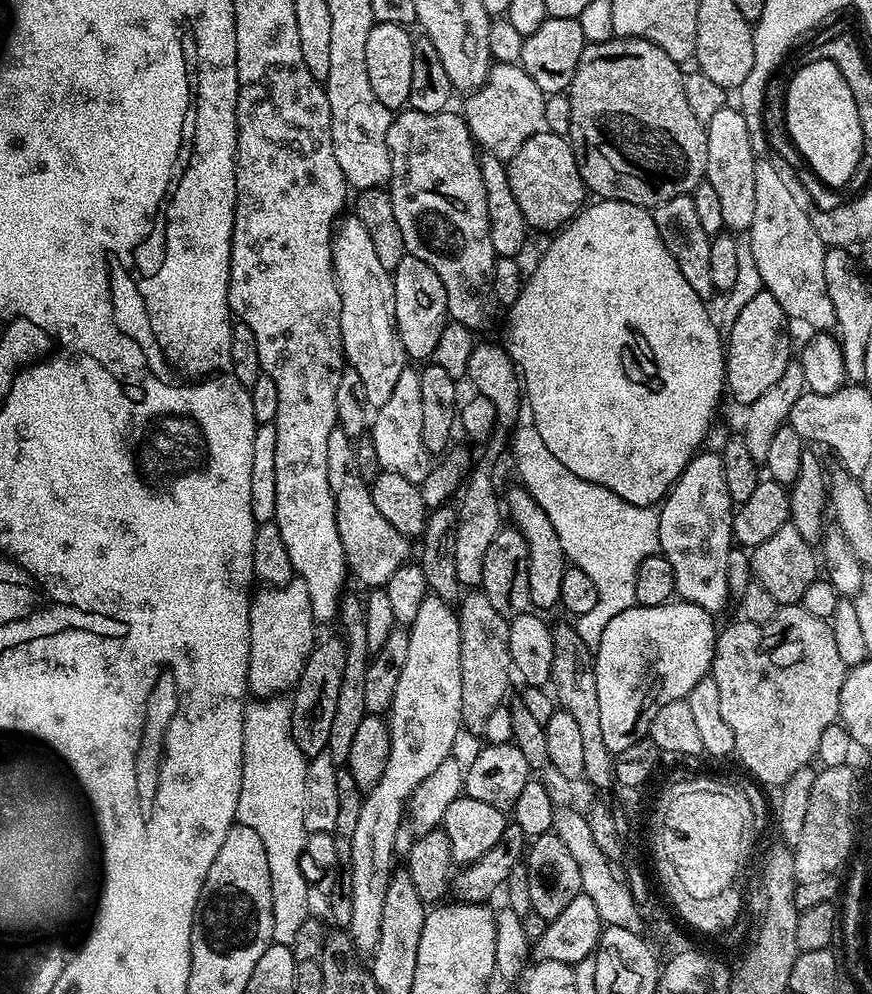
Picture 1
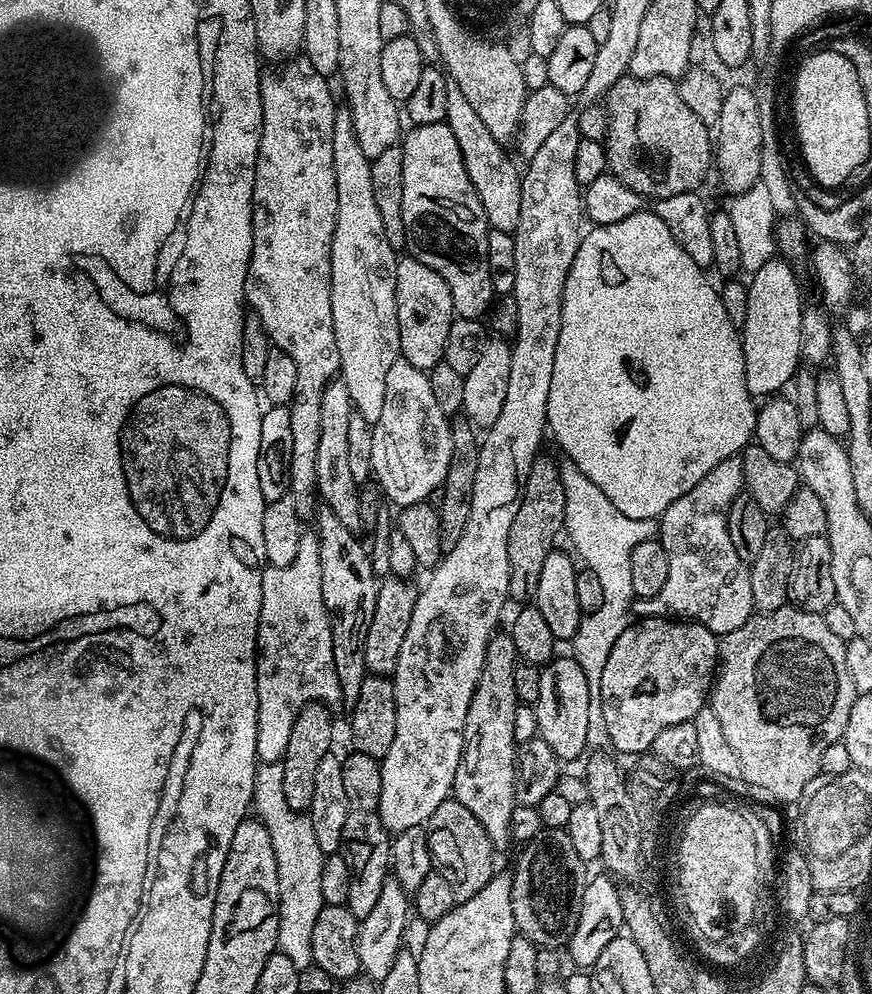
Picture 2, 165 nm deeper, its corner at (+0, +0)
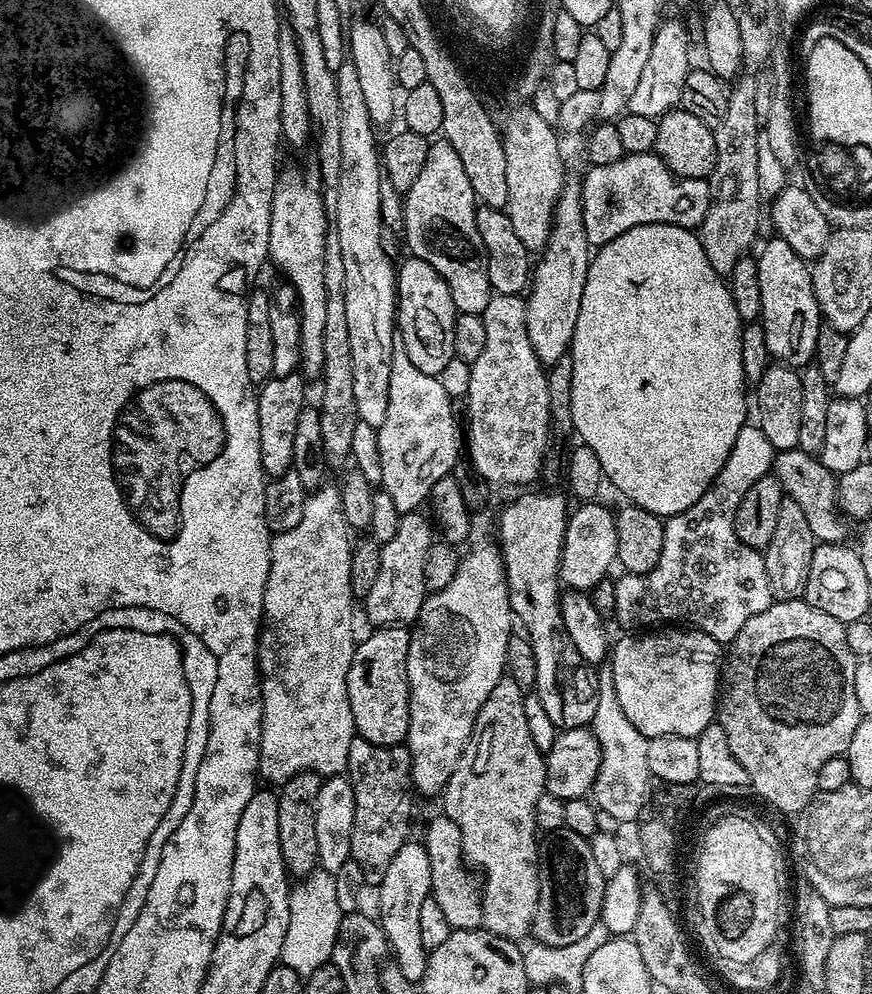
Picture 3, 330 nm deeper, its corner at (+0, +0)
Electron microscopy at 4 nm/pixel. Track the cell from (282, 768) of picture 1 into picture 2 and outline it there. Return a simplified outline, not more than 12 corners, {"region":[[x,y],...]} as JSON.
{"region":[[283,763],[256,769],[252,808],[278,861],[279,952],[312,963],[324,908],[311,819],[286,806]]}

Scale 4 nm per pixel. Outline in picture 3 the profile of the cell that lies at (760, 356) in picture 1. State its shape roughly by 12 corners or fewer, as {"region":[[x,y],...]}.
{"region":[[781,238],[755,257],[773,361],[813,363],[822,325],[809,261]]}

